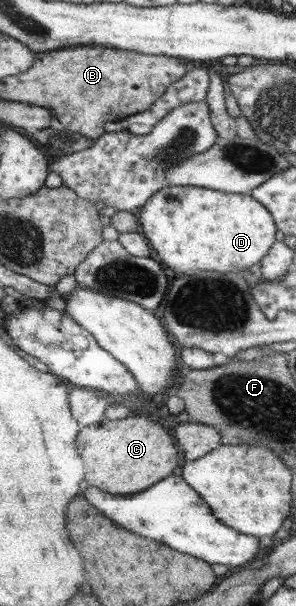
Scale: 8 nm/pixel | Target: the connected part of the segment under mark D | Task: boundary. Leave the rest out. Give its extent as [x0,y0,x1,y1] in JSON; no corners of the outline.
[139,186,279,273]

